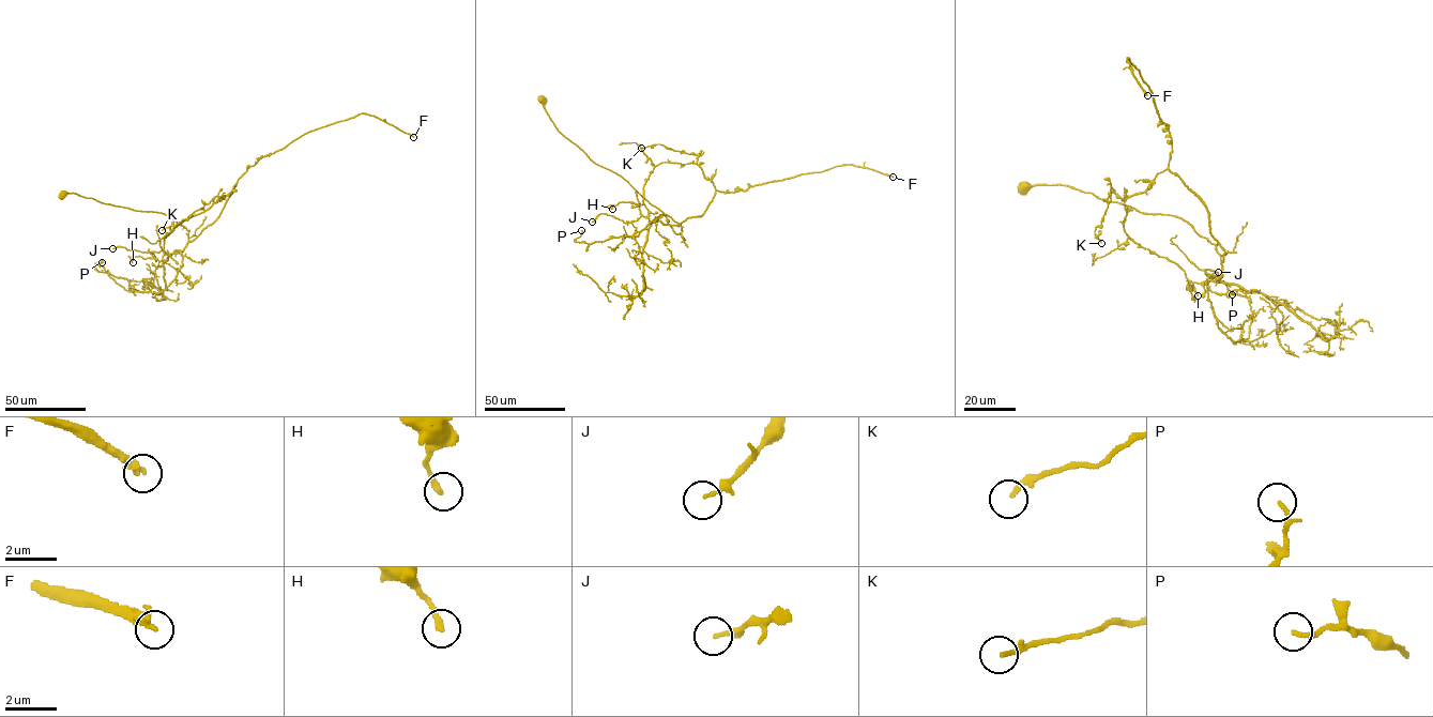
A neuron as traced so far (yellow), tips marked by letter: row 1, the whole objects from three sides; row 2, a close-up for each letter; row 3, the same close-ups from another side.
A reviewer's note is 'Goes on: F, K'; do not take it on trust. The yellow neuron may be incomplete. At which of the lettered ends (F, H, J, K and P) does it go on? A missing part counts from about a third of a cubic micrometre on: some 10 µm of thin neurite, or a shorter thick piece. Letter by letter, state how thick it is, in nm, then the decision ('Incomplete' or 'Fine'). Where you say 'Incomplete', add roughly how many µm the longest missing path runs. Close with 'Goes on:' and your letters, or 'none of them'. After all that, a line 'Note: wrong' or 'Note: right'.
F: Thickness 320 nm. Incomplete. Missing length about 50 µm
H: Thickness 240 nm. Fine
J: Thickness 120 nm. Fine
K: Thickness 180 nm. Incomplete. Missing length about 10 µm
P: Thickness 140 nm. Fine
Goes on: F, K
Note: right

